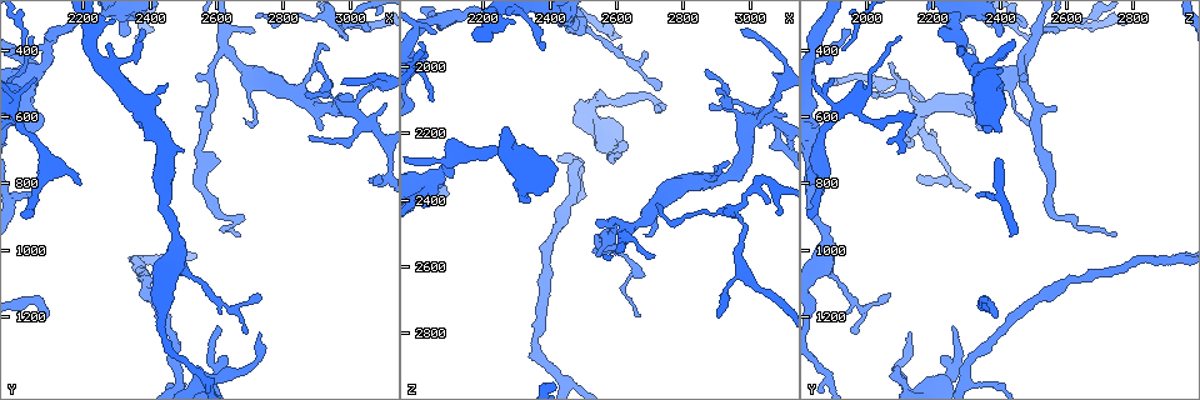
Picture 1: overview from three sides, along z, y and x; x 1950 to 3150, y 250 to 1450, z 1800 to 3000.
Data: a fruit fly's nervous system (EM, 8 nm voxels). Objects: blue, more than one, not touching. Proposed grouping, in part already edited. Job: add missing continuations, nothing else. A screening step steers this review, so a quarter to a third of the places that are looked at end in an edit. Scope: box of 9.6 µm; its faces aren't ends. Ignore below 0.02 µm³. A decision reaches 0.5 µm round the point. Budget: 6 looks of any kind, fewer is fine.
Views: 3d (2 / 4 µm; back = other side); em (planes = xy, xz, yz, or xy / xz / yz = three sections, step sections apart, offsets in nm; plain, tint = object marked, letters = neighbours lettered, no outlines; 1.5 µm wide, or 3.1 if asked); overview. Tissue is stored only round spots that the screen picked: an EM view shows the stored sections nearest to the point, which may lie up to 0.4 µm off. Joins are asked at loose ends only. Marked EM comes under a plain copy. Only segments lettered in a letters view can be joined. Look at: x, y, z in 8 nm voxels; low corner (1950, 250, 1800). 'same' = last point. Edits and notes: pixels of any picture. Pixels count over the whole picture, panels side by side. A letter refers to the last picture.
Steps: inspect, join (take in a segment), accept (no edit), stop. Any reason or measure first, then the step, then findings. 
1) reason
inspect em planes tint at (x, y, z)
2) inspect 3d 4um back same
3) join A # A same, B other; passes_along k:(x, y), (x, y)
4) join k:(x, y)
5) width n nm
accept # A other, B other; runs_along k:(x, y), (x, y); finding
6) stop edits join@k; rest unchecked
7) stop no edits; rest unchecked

inspect em planes letters at (2730, 1250, 2140)

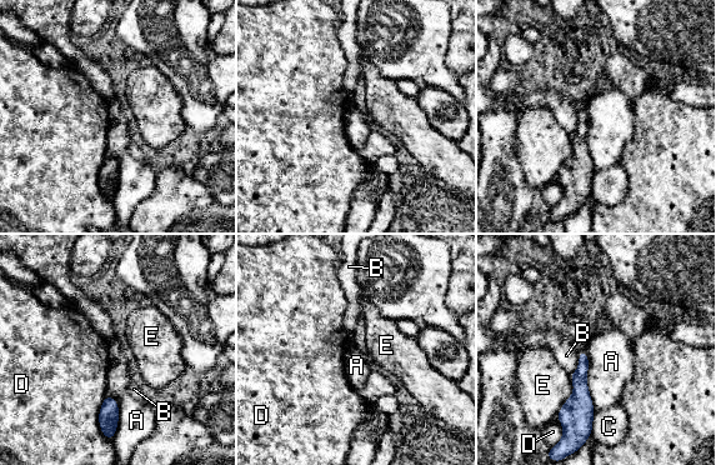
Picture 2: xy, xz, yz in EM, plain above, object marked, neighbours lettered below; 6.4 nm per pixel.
accept # A other, B other, C other, D other, E other; none of them fits

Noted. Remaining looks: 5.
tapers out
inspect 3d 2um back at (2980, 500, 1880)

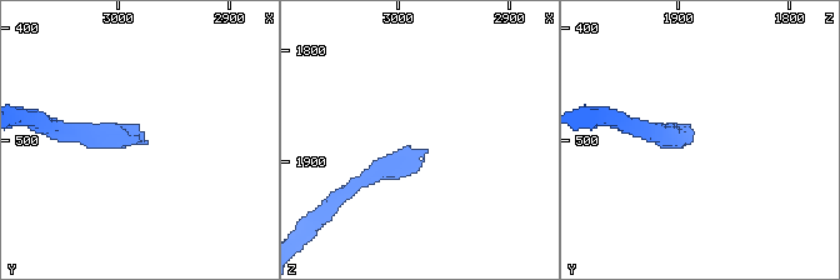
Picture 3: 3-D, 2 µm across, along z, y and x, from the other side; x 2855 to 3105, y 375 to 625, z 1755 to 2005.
now the EM
inspect em xy step 8 letters at (2980, 492, 1888)

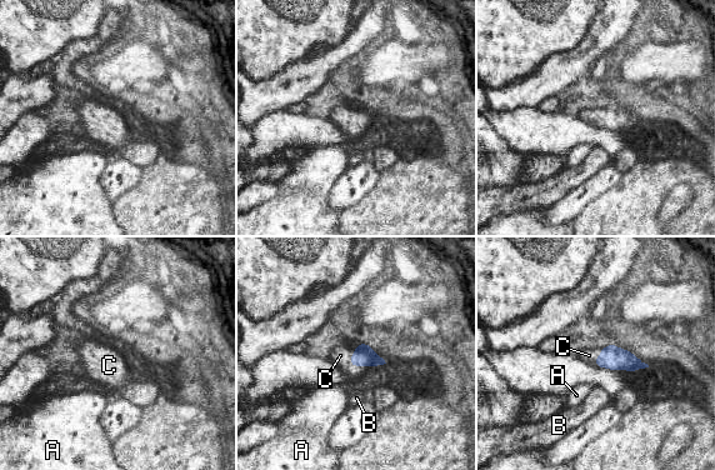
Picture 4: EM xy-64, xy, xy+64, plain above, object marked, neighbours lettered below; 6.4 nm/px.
inspect em xz step 4 letters same

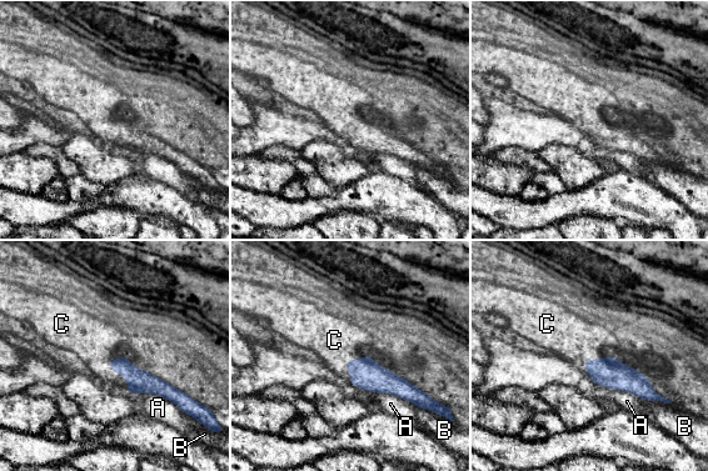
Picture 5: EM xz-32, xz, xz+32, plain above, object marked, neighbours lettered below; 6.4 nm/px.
width 110 nm; longest_contact A 460 nm
join C # A other, B other, C same; the neuron continues

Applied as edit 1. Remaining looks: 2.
see it whole again
inspect overview

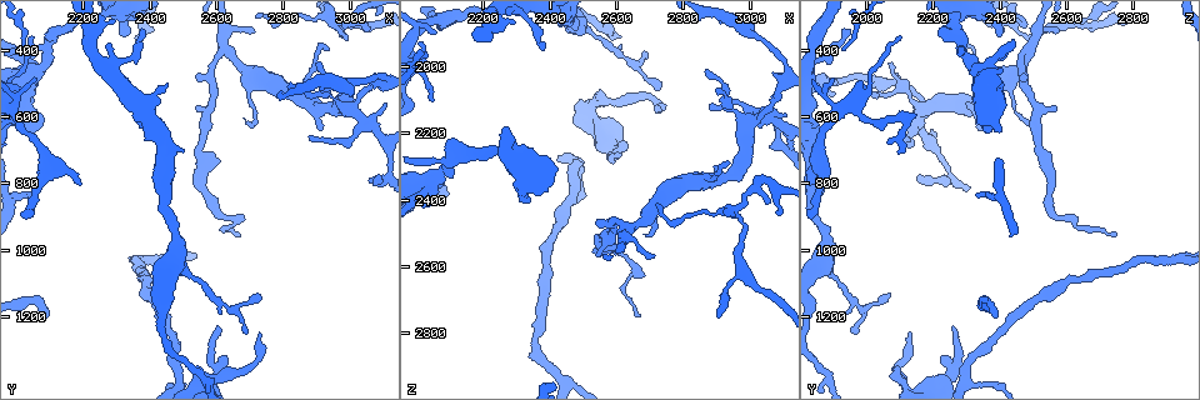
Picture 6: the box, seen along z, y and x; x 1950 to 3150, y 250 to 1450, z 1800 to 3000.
free end
inspect em xz step 4 letters at (2690, 620, 2510)

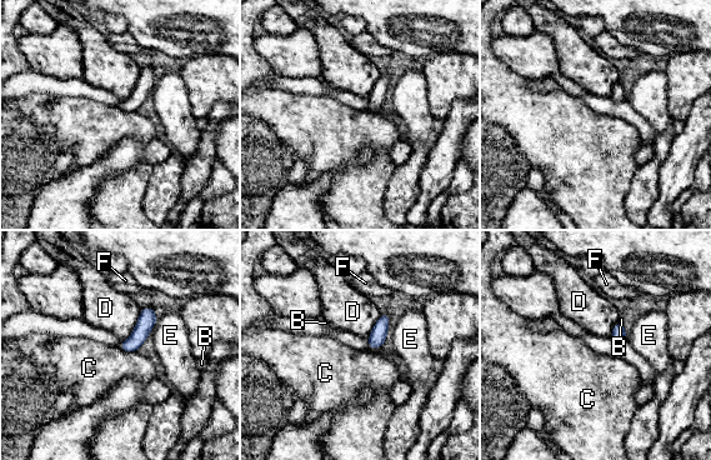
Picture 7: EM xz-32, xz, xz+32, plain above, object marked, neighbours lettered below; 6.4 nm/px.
width 70 nm
accept # B other, C other, D other, E other, F other; border 7:(118, 348), (125, 351), (135, 351); no lettered segment goes on from it

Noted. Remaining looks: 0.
stop edits join@5; rest unchecked

